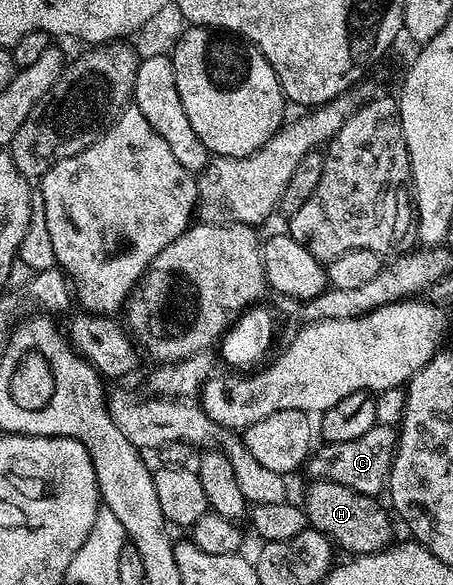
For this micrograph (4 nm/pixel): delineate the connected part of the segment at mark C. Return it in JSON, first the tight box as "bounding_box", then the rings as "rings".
{"bounding_box":[306,425,397,496],"rings":[[[377,425],[370,429],[370,433],[362,433],[362,437],[354,441],[324,443],[321,451],[313,459],[311,456],[307,460],[306,471],[312,474],[313,480],[329,479],[363,495],[379,496],[385,490],[388,481],[388,470],[392,464],[392,453],[396,449],[397,438],[396,427]]]}

